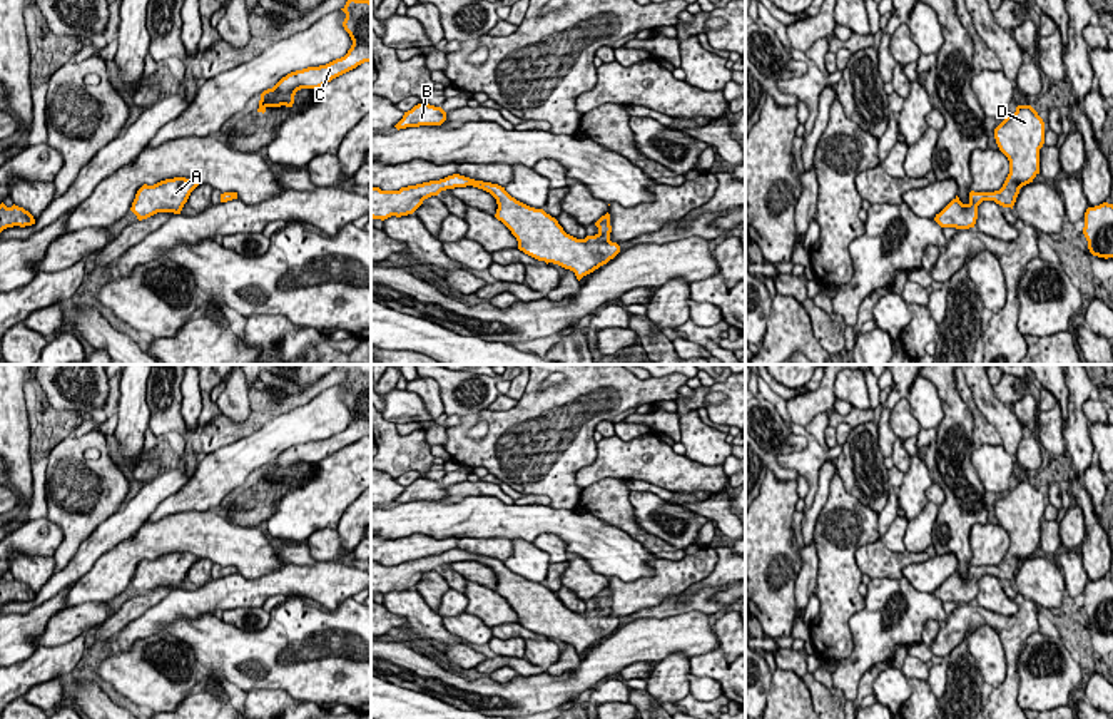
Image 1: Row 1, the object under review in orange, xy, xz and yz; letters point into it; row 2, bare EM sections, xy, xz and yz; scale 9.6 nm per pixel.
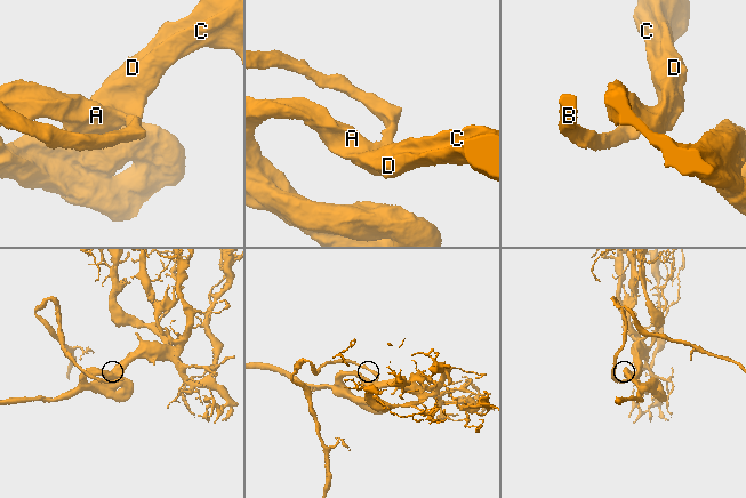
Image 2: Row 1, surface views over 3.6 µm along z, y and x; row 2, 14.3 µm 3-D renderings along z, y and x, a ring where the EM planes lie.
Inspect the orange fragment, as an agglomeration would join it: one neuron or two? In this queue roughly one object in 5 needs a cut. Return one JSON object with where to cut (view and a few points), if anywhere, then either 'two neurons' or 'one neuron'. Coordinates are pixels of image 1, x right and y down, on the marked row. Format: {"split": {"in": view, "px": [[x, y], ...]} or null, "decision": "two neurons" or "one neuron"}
{"split": null, "decision": "one neuron"}

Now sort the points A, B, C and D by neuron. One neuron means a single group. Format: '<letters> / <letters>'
A B C D

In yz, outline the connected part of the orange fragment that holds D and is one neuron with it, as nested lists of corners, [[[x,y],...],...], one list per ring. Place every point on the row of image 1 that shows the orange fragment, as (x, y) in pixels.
[[[1018,105],[996,129],[994,139],[999,150],[1009,161],[1009,174],[999,191],[969,192],[969,202],[963,204],[956,196],[934,221],[941,227],[969,229],[978,219],[978,206],[994,201],[1003,207],[1016,202],[1019,189],[1039,174],[1039,149],[1044,144],[1044,122],[1031,105]]]

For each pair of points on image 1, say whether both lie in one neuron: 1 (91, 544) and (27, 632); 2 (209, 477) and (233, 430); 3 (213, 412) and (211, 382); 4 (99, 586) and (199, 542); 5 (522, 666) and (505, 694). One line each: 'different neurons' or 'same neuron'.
1: different neurons
2: different neurons
3: same neuron
4: same neuron
5: different neurons

